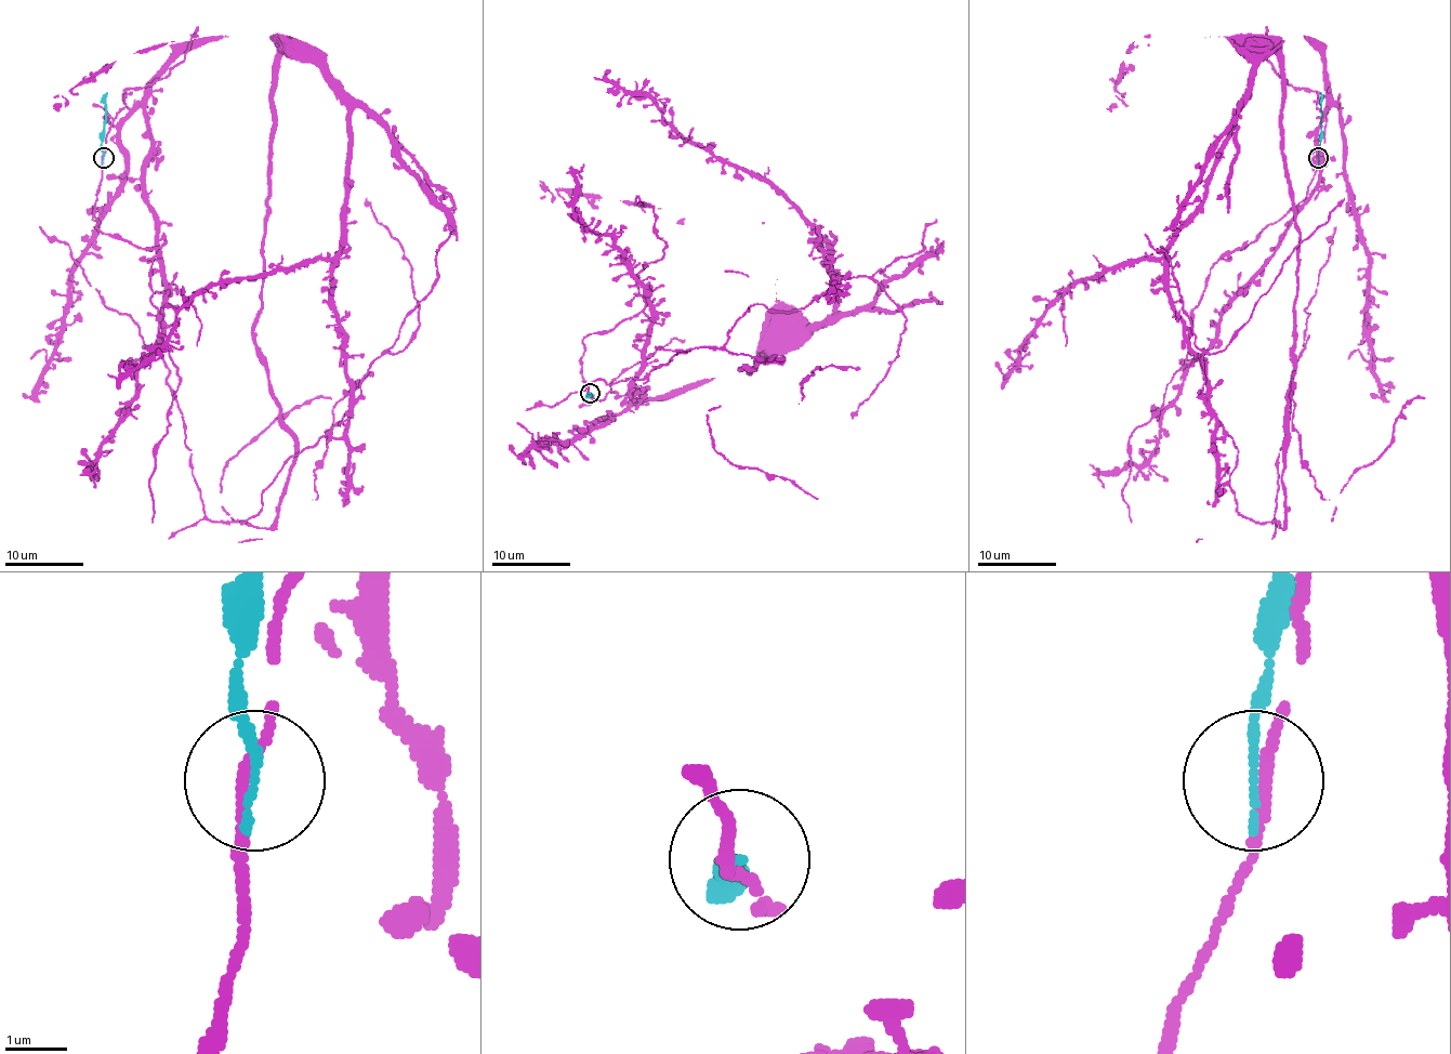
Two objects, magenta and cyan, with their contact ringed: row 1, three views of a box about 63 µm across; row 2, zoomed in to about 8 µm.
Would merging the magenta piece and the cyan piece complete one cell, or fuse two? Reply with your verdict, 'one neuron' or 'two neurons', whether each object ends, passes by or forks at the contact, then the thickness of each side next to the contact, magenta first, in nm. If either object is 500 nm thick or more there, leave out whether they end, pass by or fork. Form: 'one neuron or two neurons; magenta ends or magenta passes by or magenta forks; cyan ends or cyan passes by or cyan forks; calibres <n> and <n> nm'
two neurons; magenta passes by; cyan ends; calibres 170 and 160 nm

